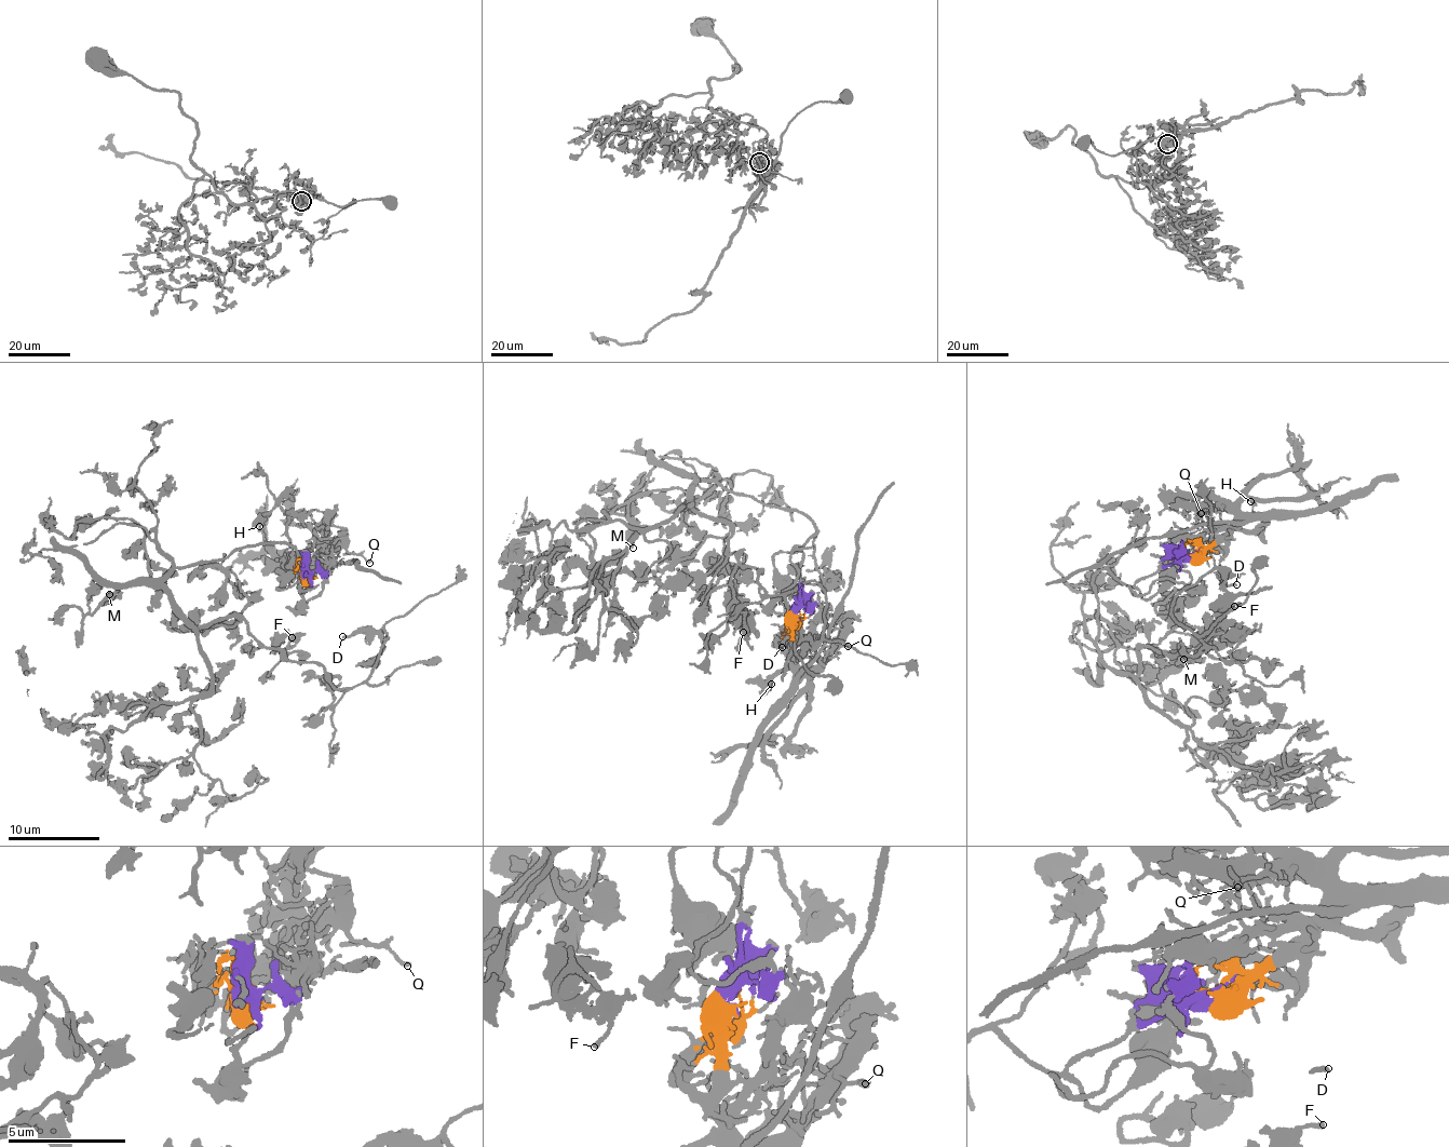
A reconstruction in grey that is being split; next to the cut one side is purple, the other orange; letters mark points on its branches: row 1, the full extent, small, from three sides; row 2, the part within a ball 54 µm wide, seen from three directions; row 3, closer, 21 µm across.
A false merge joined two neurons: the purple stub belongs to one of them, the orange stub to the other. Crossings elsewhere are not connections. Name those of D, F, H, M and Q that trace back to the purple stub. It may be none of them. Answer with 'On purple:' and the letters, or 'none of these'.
On purple: D, F, M

